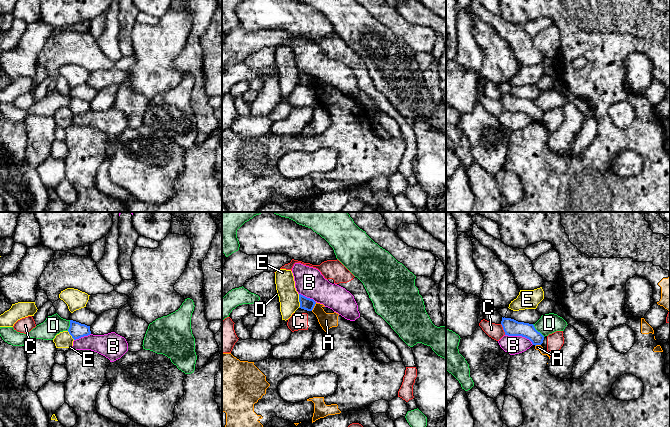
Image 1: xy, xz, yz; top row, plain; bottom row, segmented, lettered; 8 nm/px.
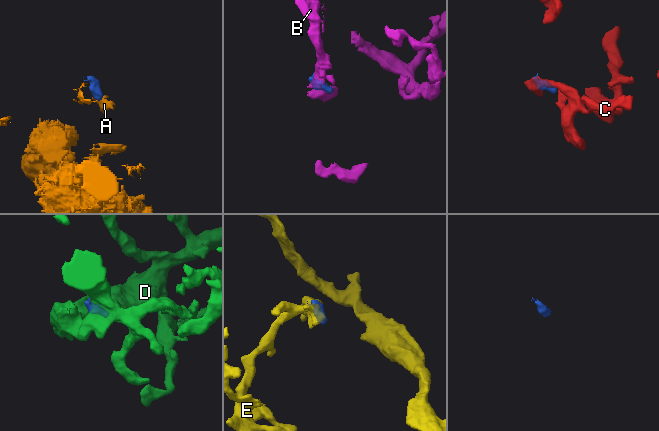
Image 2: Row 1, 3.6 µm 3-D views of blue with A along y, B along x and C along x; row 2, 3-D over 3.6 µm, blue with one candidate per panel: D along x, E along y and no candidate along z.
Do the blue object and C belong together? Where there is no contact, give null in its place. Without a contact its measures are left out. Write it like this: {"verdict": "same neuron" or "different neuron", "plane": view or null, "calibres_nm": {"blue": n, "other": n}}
{"verdict": "different neuron", "plane": "yz", "calibres_nm": {"blue": 140, "other": 120}}

